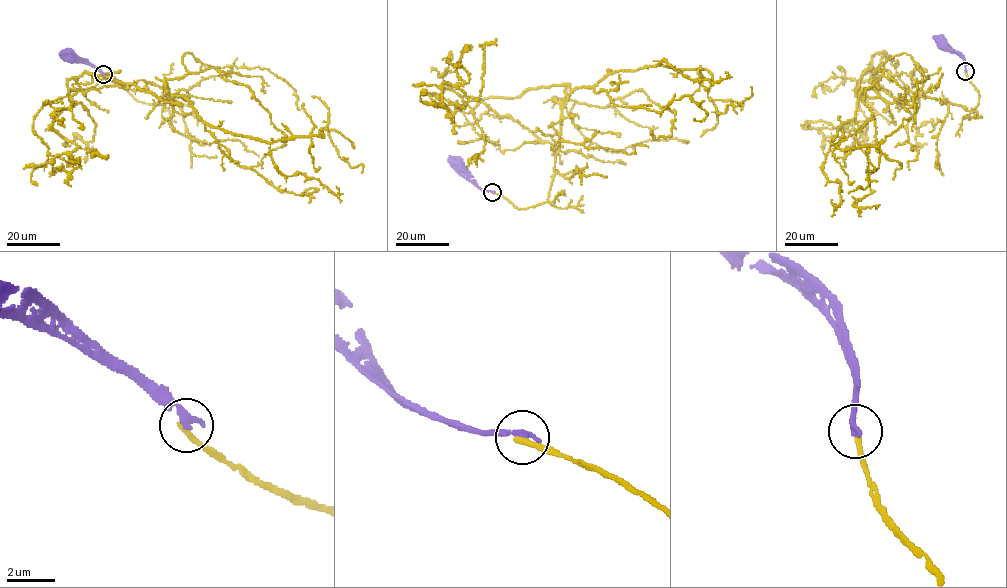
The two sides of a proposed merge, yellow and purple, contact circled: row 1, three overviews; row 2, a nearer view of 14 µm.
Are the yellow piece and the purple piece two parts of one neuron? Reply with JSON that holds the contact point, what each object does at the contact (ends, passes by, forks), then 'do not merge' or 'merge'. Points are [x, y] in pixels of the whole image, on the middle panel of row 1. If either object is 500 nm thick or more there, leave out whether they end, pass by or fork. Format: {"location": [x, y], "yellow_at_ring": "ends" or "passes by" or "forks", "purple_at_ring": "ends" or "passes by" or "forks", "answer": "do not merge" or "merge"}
{"location": [492, 192], "yellow_at_ring": "ends", "purple_at_ring": "ends", "answer": "do not merge"}

